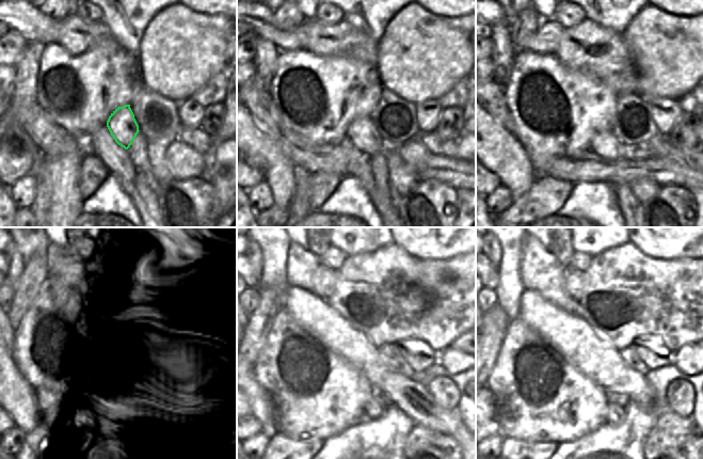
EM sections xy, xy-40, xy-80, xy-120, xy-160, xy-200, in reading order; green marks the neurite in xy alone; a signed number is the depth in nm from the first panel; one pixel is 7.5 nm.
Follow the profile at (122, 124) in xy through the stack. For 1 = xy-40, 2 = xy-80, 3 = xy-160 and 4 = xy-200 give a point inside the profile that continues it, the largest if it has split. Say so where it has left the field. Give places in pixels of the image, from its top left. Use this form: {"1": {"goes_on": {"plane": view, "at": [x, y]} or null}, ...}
{"1": {"goes_on": {"plane": "xy-40", "at": [363, 132]}}, "2": {"goes_on": {"plane": "xy-80", "at": [604, 143]}}, "3": {"goes_on": {"plane": "xy-160", "at": [374, 407]}}, "4": {"goes_on": {"plane": "xy-200", "at": [614, 413]}}}

